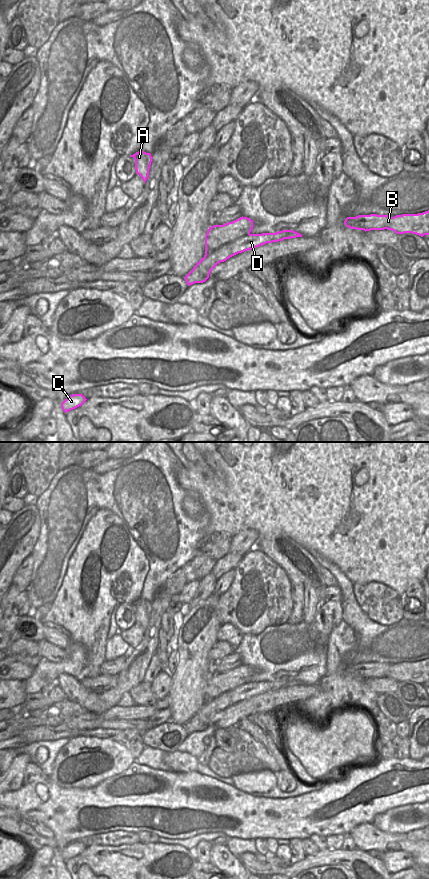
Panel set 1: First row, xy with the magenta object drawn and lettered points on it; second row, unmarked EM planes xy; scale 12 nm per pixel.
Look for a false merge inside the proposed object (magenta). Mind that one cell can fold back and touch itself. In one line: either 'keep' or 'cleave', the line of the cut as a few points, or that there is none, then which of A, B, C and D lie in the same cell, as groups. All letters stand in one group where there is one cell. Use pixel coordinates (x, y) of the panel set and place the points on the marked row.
cleave | xy (203, 257), (210, 270) | A B D / C

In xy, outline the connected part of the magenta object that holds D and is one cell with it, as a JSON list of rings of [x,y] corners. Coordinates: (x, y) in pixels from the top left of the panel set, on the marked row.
[[[243,216],[223,225],[209,227],[205,235],[205,255],[203,257],[208,262],[208,269],[212,270],[218,263],[266,243],[302,237],[293,230],[251,234],[252,228],[253,221]]]

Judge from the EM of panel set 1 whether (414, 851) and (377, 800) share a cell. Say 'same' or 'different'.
different

